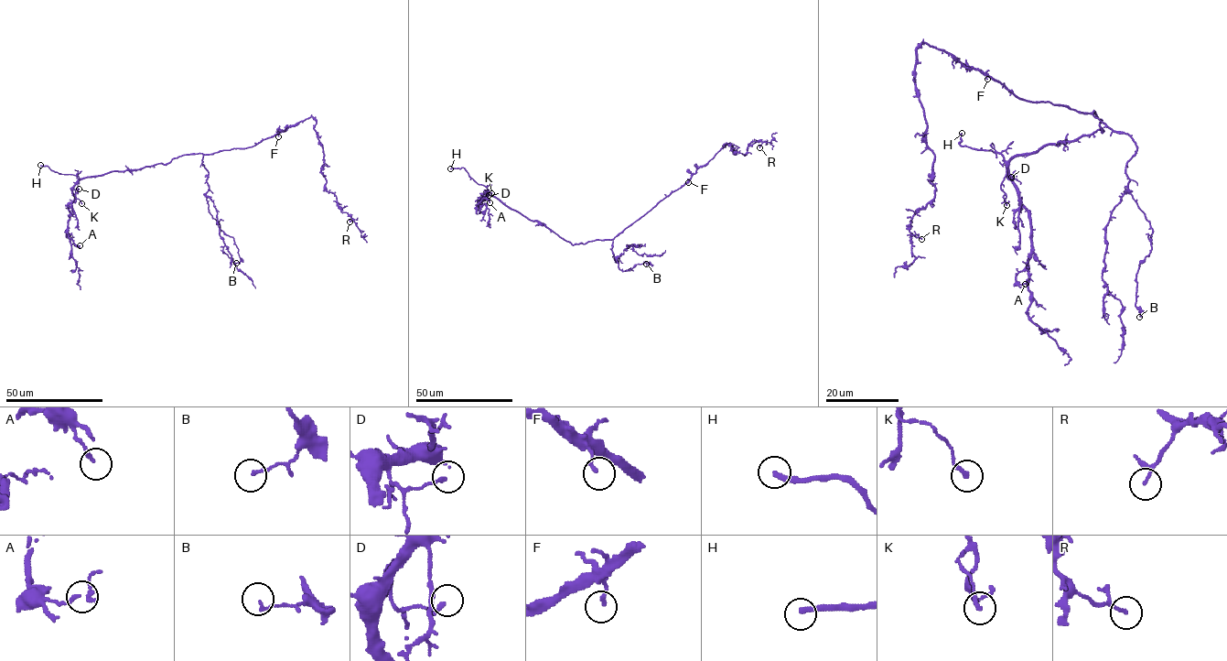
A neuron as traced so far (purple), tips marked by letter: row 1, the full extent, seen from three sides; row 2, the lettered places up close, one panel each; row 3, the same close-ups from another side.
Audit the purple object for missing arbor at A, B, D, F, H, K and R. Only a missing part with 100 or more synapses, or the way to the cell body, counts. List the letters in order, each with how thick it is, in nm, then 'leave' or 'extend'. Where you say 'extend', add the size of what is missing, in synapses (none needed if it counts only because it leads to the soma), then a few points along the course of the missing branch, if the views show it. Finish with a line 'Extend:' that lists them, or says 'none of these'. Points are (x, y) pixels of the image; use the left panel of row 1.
A: calibre 170 nm; leave
B: calibre 110 nm; leave
D: calibre 170 nm; leave
F: calibre 140 nm; leave
H: calibre 240 nm; extend
K: calibre 170 nm; leave
R: calibre 80 nm; leave
Extend: H

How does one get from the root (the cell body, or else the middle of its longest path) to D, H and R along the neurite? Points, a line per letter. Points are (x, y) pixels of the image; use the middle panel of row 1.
D: (629, 227), (611, 239), (572, 244), (495, 197), (483, 195), (489, 195)
H: (629, 227), (611, 239), (572, 244), (490, 196), (487, 189), (478, 184), (464, 167), (450, 168)
R: (629, 227), (681, 188), (724, 144), (730, 145), (735, 154), (746, 155), (751, 141), (761, 141), (759, 147)

